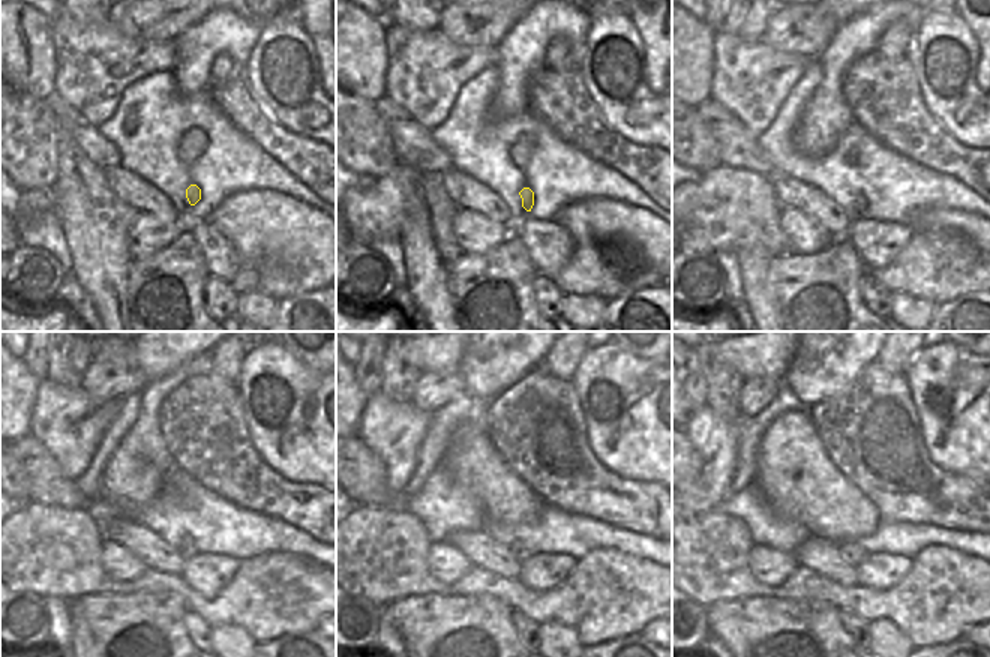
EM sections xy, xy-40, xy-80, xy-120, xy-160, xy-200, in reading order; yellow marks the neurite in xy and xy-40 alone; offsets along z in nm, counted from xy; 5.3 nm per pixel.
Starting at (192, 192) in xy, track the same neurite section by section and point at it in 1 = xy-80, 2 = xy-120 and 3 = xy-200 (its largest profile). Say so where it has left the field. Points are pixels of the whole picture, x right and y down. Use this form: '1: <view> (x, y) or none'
1: xy-80 (860, 201)
2: xy-120 (188, 551)
3: xy-200 (854, 554)

